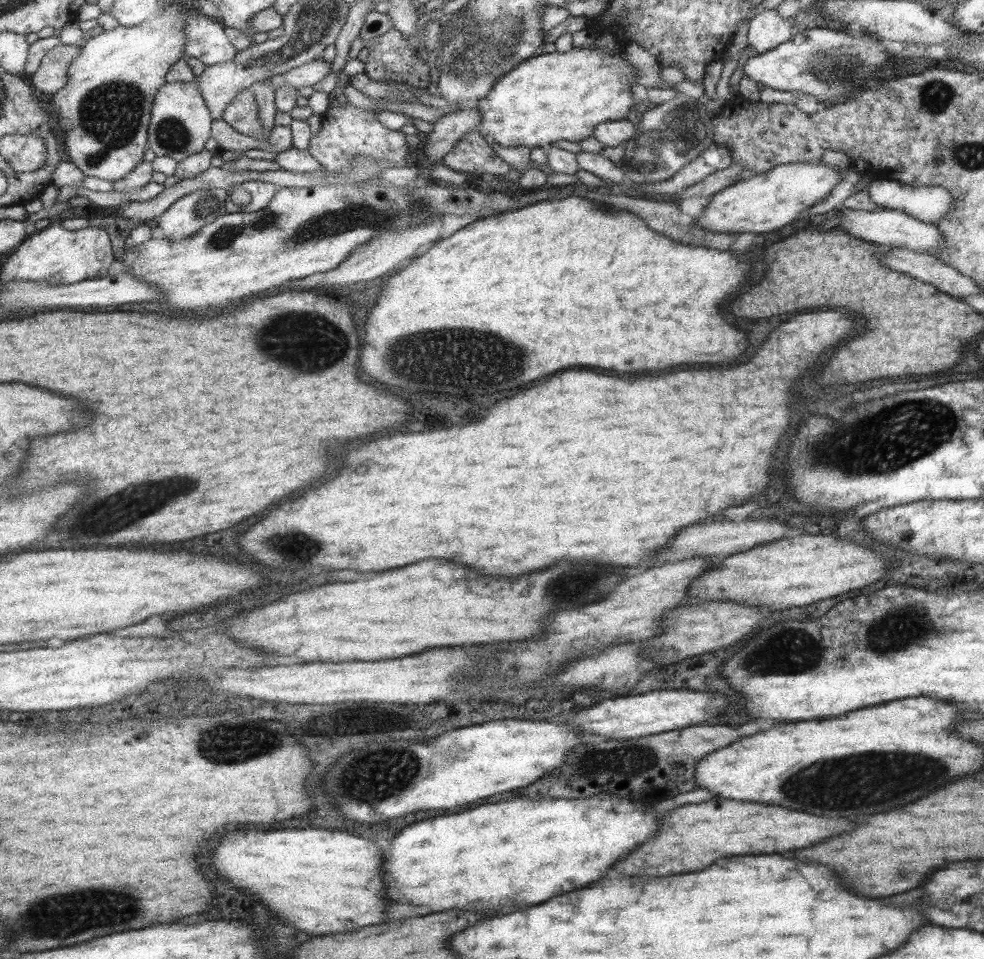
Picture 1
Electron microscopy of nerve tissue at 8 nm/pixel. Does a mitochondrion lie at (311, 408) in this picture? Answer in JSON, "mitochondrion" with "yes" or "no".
{"mitochondrion":"no"}

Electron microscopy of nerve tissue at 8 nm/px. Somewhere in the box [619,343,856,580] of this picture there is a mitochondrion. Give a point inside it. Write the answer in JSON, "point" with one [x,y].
{"point":[812,450]}

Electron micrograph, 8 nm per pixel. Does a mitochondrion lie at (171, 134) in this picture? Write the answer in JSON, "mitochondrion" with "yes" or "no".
{"mitochondrion":"yes"}

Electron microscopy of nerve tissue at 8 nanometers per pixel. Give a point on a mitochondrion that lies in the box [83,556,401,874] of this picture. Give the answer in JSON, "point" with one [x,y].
{"point":[232,744]}

